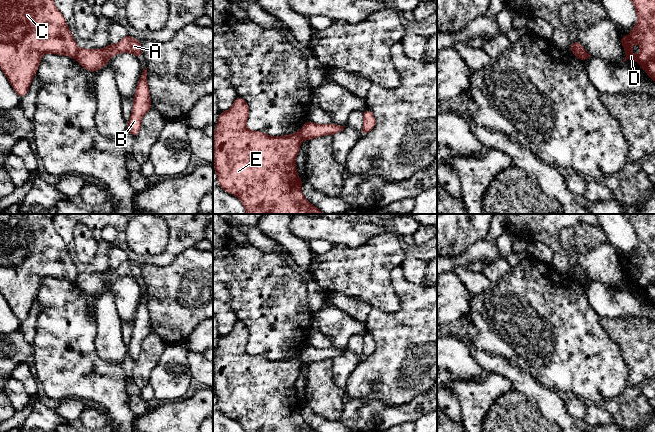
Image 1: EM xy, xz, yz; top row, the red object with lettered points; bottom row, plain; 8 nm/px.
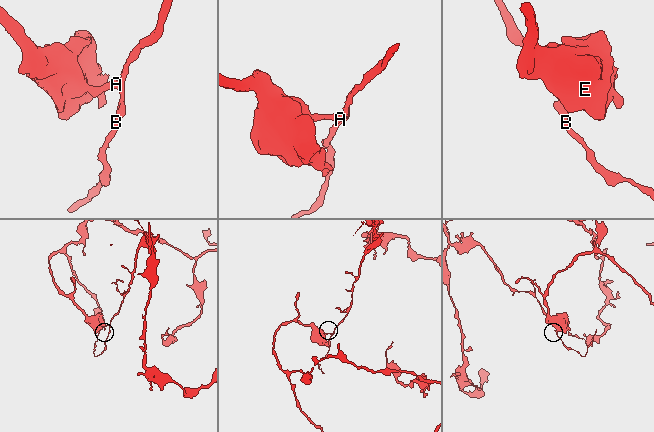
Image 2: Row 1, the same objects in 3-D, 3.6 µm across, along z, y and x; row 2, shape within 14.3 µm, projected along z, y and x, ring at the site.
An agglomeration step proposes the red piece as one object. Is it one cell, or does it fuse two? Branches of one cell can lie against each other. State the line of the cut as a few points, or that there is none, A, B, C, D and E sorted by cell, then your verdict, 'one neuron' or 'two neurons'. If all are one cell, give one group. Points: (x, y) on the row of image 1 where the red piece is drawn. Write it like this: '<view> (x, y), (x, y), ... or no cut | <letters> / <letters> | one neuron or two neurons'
xy (79, 49), (74, 57) | A B / C D E | two neurons

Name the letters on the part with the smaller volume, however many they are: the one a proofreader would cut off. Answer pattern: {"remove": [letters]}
{"remove": ["A", "B"]}

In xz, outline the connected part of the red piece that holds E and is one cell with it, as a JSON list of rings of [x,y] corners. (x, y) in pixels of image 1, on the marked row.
[[[240,96],[229,110],[220,112],[213,133],[213,165],[220,187],[237,196],[247,214],[324,214],[301,192],[302,179],[295,166],[303,140],[300,133],[272,137],[251,131],[246,126],[248,117],[249,105]]]

